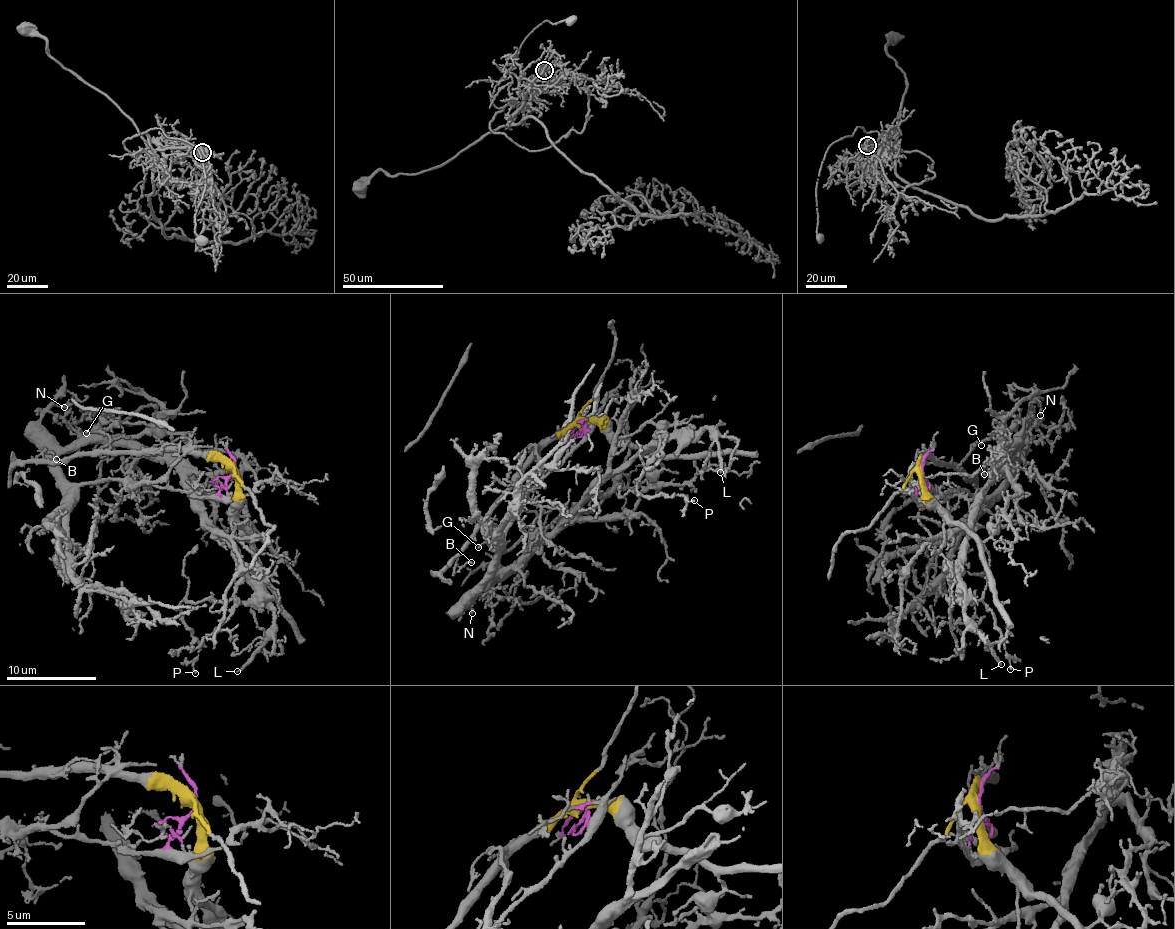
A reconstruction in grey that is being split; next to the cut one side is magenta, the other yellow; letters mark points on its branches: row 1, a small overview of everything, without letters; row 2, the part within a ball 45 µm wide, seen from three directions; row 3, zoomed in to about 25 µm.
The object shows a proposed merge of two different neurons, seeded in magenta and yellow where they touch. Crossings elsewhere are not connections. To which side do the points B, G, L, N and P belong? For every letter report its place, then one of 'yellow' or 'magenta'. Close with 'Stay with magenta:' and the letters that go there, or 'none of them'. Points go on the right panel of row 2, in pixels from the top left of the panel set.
B: place (984, 474); yellow
G: place (981, 445); yellow
L: place (1001, 664); magenta
N: place (1040, 415); magenta
P: place (1010, 669); magenta
Stay with magenta: L, N, P

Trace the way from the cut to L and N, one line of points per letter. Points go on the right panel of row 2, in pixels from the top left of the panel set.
L: (921, 473), (932, 500), (993, 495), (1016, 450), (979, 504), (961, 585), (965, 616), (1001, 665)
N: (921, 473), (932, 500), (967, 491), (990, 497), (1011, 470), (1011, 459), (1028, 433), (1037, 399), (1040, 415)

